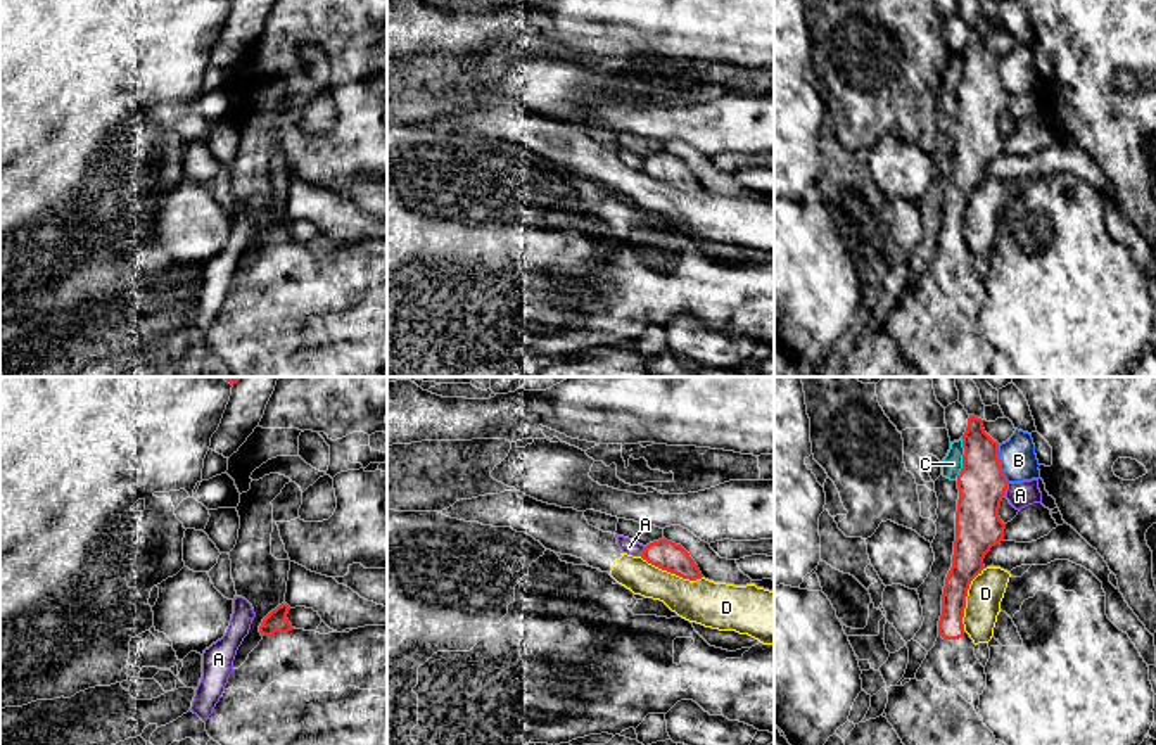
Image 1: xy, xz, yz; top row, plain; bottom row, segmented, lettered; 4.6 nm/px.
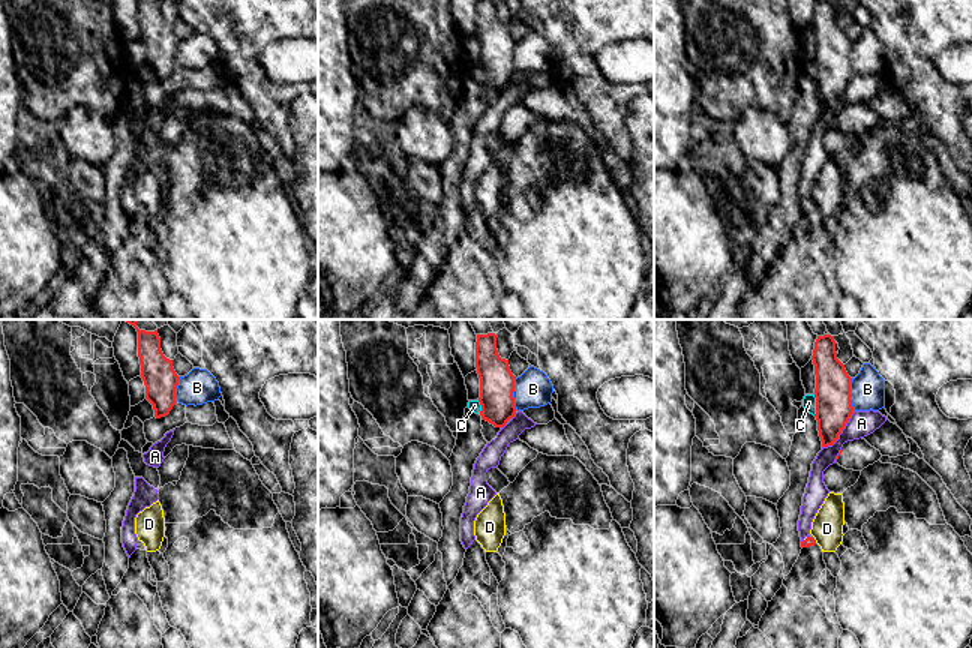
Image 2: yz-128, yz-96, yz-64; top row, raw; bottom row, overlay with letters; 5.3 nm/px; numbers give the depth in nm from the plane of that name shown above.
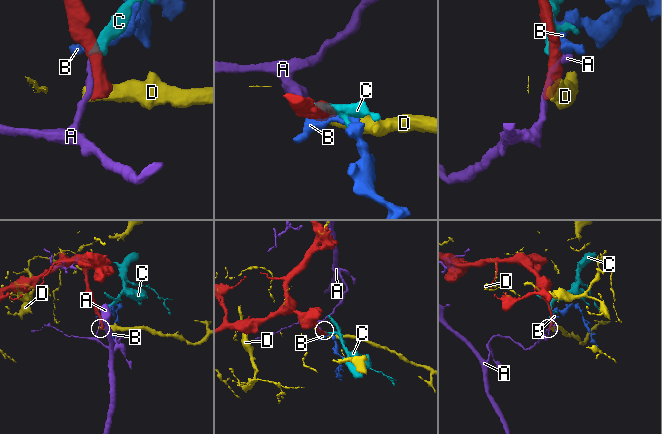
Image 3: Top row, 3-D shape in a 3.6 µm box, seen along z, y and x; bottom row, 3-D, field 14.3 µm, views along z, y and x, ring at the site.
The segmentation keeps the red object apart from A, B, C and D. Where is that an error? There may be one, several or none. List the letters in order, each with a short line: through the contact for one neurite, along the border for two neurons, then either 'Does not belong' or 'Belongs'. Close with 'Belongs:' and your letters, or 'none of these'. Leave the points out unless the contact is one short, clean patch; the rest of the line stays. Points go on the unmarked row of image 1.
A: Does not belong
B: Line: yz (997, 57), (999, 80), (1009, 94). Does not belong
C: Line: yz (963, 52), (963, 80), (956, 92). Does not belong
D: Does not belong
Belongs: none of these

